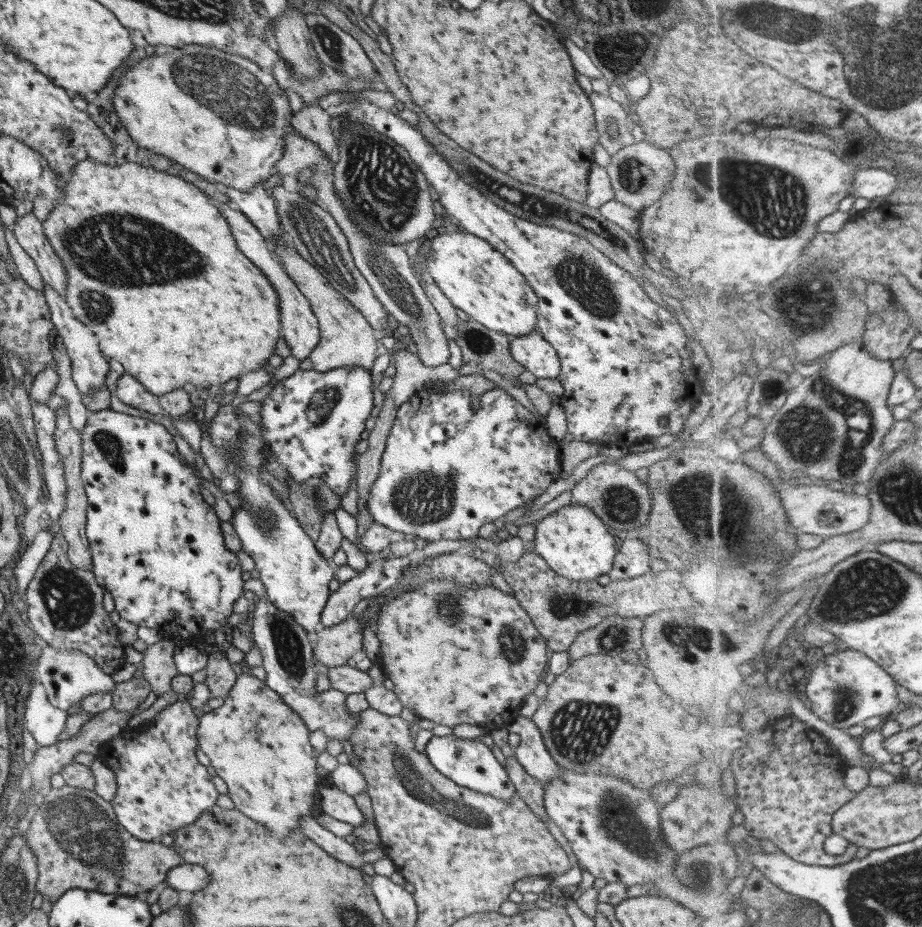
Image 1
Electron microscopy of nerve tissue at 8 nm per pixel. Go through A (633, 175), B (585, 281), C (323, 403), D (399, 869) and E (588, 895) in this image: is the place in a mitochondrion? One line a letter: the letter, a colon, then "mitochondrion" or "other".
A: mitochondrion
B: mitochondrion
C: mitochondrion
D: other
E: other

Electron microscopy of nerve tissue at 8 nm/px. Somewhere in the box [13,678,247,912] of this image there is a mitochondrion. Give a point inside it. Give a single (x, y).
(83, 831)

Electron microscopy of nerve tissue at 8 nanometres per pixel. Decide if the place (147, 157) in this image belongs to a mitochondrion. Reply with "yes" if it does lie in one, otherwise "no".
no

